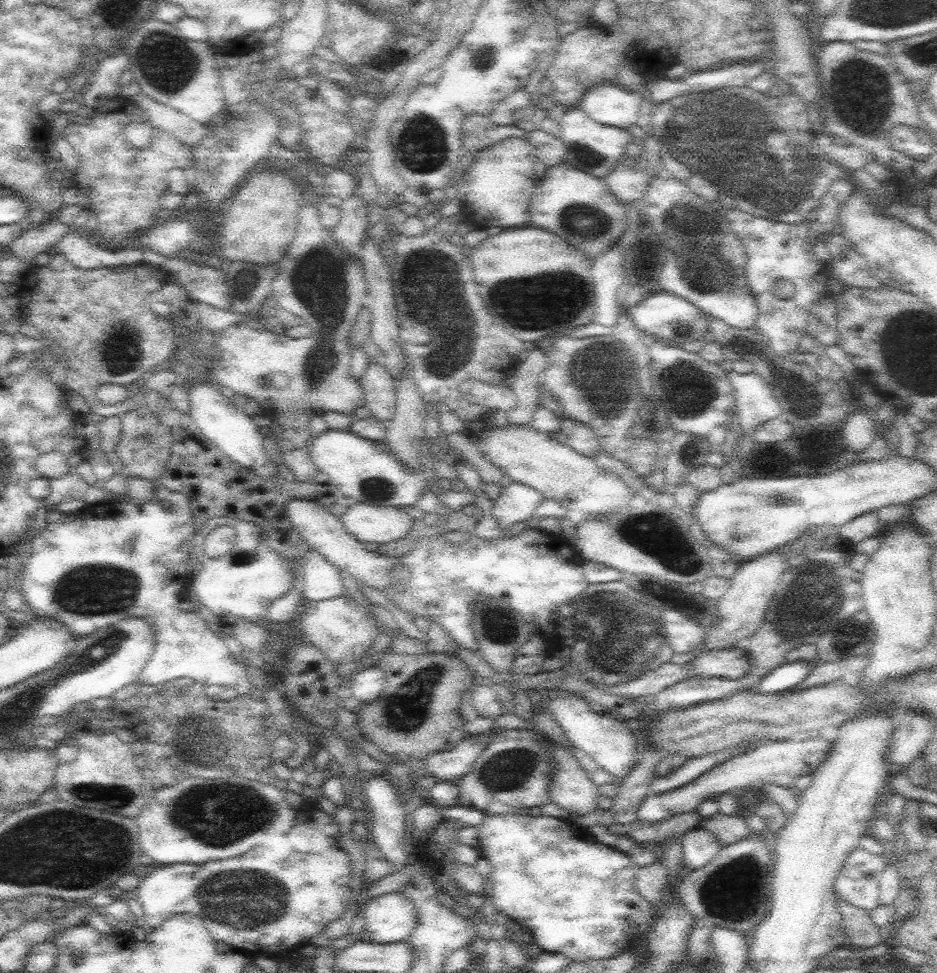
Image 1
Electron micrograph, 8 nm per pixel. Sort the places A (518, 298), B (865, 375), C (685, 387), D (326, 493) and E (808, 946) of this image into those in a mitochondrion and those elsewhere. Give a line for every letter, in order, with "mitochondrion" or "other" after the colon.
A: mitochondrion
B: other
C: mitochondrion
D: other
E: other

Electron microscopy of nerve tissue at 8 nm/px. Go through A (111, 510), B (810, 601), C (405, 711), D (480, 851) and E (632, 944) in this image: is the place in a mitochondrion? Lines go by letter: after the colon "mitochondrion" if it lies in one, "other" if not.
A: other
B: mitochondrion
C: mitochondrion
D: other
E: other

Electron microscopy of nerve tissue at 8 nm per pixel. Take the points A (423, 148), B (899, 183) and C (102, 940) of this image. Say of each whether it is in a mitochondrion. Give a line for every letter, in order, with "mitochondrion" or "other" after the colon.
A: mitochondrion
B: other
C: other

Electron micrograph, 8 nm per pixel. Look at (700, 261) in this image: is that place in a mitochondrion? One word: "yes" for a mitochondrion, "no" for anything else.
yes

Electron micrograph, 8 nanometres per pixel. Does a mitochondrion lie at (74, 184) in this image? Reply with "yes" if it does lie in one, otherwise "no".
no

